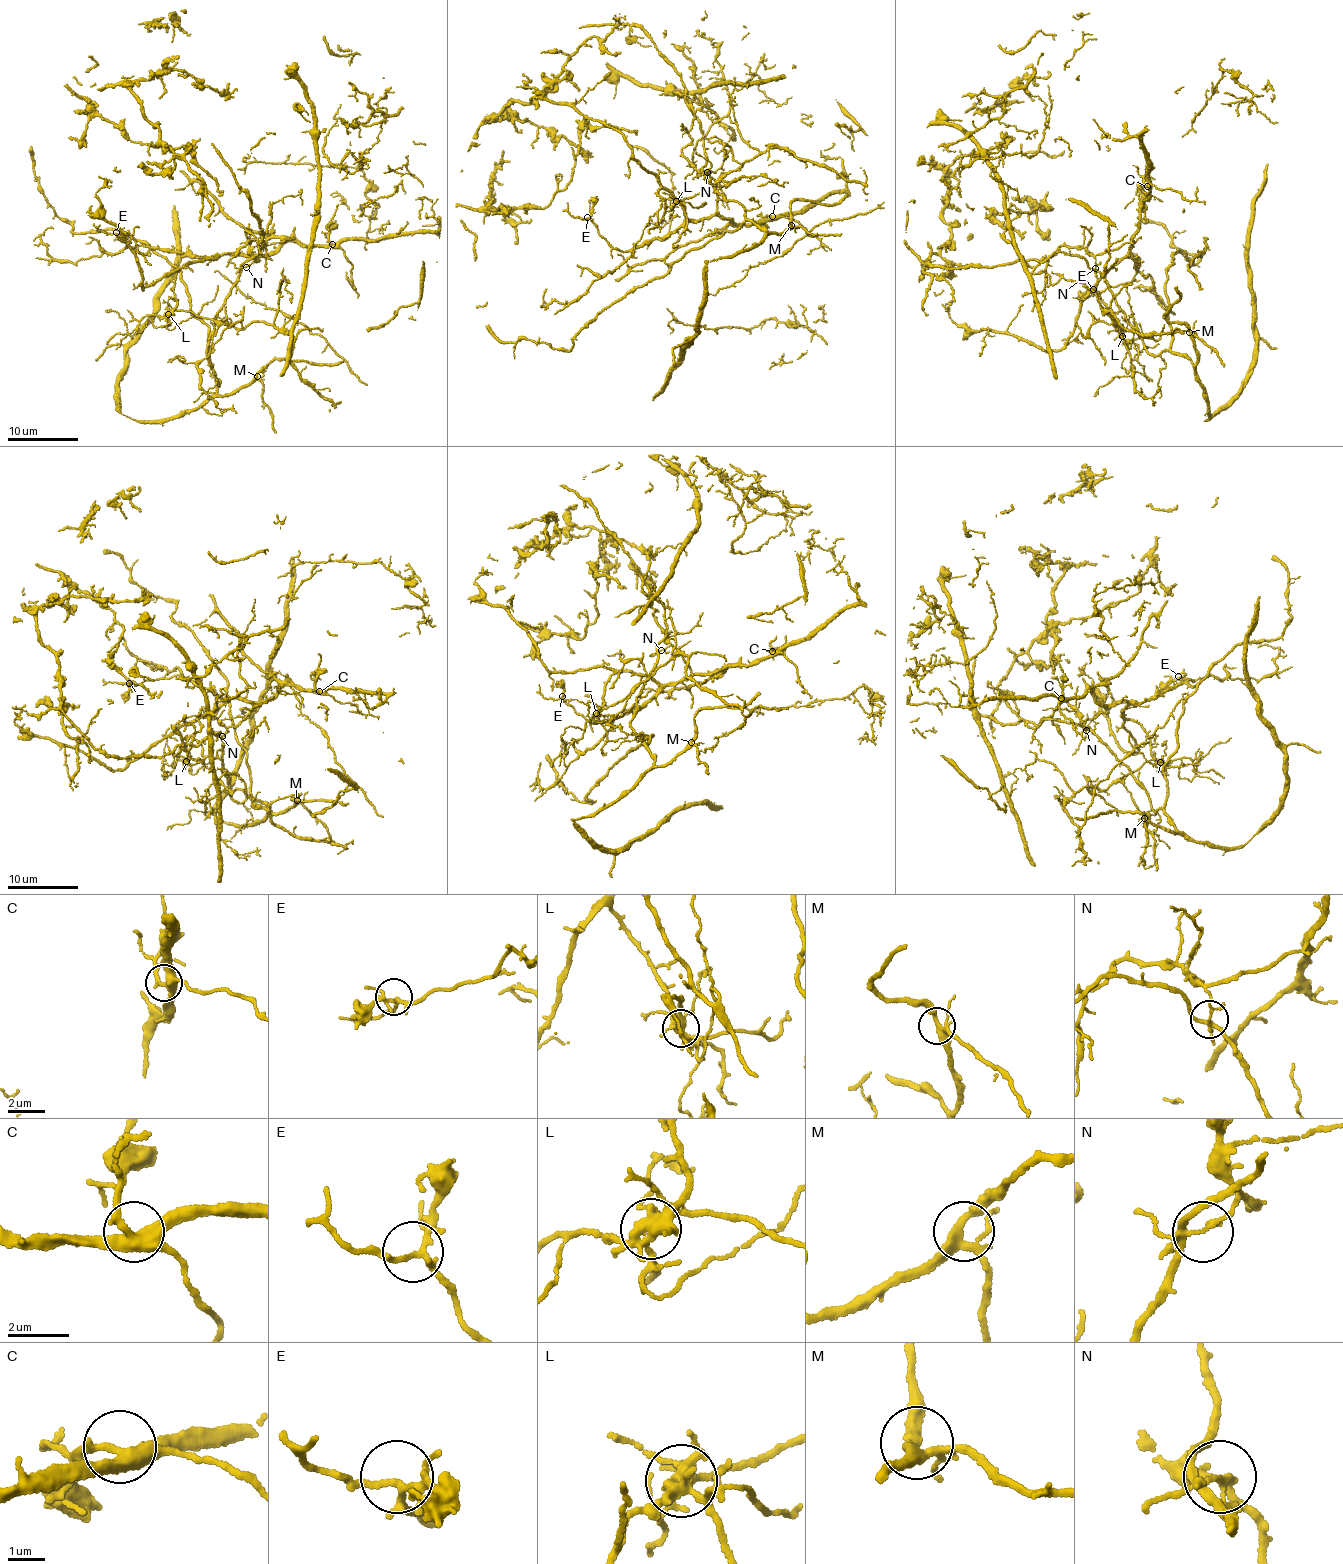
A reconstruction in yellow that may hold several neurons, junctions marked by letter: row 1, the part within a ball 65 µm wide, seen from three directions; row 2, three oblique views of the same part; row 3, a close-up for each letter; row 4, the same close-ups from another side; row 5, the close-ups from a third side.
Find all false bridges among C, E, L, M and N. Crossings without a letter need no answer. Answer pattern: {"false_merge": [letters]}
{"false_merge": ["L", "N"]}

